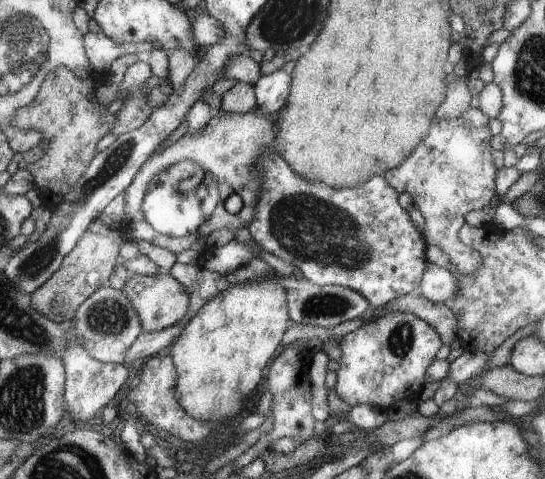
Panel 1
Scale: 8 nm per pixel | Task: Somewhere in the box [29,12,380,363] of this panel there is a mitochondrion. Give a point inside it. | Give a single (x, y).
(312, 229)

